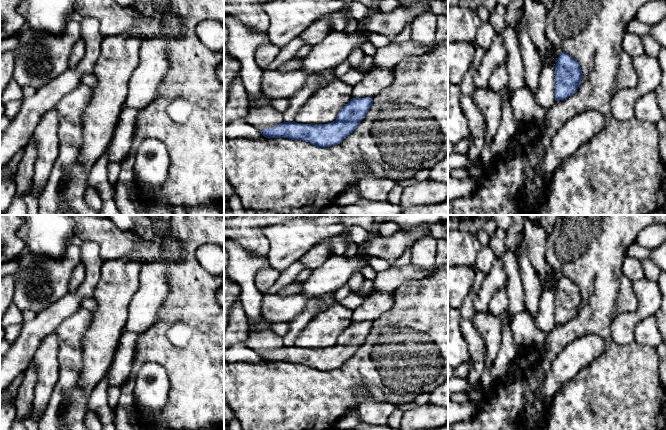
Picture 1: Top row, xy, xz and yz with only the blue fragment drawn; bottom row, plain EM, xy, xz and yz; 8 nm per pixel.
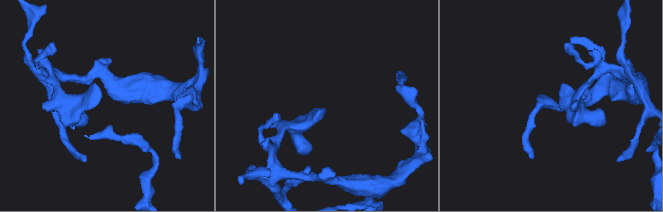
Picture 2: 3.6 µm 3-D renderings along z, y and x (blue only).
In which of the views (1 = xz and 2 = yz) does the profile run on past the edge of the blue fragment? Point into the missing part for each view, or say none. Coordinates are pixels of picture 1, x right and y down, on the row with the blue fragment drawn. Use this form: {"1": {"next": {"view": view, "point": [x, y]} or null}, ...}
{"1": {"next": null}, "2": {"next": null}}

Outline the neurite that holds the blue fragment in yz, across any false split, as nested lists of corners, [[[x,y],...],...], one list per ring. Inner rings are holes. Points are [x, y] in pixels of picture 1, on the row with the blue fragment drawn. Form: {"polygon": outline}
{"polygon": [[[561,52],[555,65],[555,100],[564,100],[575,94],[582,77],[582,69],[577,60]]]}

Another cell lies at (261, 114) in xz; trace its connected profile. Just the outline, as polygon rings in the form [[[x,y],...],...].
[[[261,90],[255,101],[251,101],[250,99],[248,100],[248,111],[243,119],[259,131],[277,126],[284,122],[283,114],[273,108],[272,99],[267,98]]]

